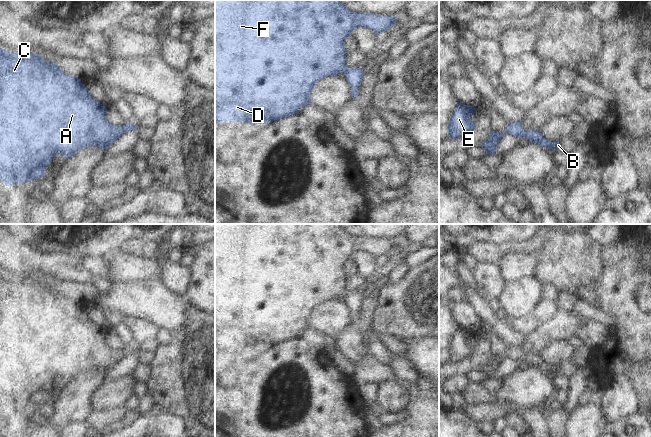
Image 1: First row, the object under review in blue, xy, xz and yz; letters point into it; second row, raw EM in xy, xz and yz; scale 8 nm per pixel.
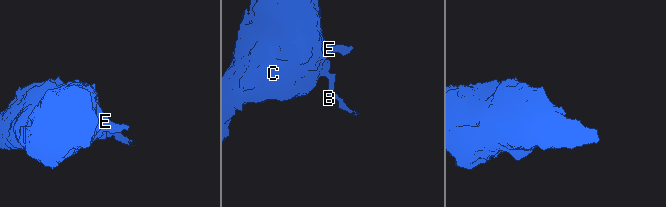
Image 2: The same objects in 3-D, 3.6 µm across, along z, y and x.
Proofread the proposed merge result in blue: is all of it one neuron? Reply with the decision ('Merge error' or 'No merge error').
Merge error

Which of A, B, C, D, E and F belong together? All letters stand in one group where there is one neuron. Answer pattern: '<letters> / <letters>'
A C D E F / B

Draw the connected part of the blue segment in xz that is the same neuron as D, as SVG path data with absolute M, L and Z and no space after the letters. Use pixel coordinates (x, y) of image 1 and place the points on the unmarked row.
M215 224L215 348L229 345L256 349L298 338L303 331L311 328L311 317L318 306L349 294L344 265L356 252L368 252L379 259L392 253L397 244L393 240L353 236L341 224Z

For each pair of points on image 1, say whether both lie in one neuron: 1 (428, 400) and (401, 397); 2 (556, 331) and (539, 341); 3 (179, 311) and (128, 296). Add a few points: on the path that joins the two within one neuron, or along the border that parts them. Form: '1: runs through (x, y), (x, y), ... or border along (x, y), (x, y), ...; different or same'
1: border along (394, 379), (408, 392), (408, 404), (402, 411); different
2: runs through (552, 331), (543, 337); same
3: runs through (166, 309), (151, 300), (141, 300); same

